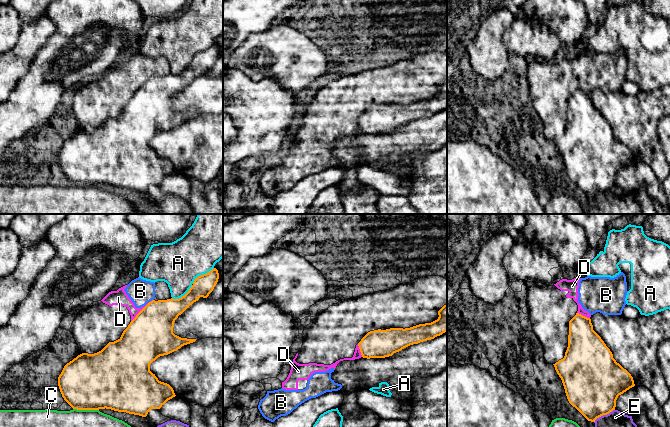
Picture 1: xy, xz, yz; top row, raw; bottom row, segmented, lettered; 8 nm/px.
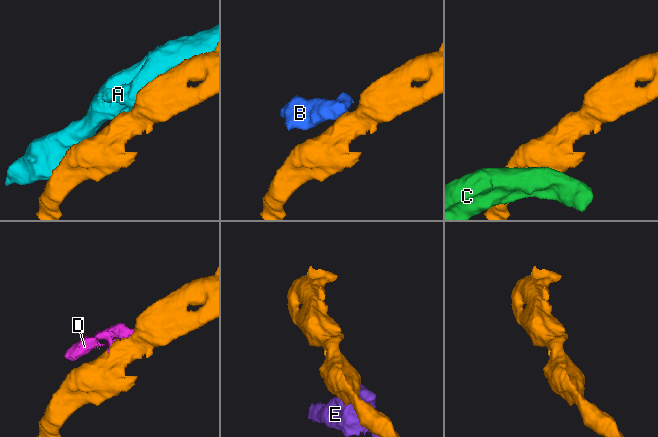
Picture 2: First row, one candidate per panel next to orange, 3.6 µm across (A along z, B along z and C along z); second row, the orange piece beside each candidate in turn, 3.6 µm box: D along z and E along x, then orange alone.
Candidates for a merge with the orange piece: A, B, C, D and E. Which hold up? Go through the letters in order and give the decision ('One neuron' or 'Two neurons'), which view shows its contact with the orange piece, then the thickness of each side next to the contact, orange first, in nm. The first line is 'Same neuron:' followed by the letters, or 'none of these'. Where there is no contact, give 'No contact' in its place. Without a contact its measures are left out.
Same neuron: none of these
A: Two neurons. Touches orange in xy. Thickness 170 nm (orange) against 360 nm
B: Two neurons. Touches orange in xy. Thickness 360 nm (orange) against 200 nm
C: Two neurons. Touches orange in xy. Thickness 460 nm (orange) against 440 nm
D: Two neurons. Touches orange in xy. Thickness 380 nm (orange) against 120 nm
E: Two neurons. Touches orange in yz. Thickness 460 nm (orange) against 380 nm

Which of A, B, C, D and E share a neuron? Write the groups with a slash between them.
A / B D / C / E

